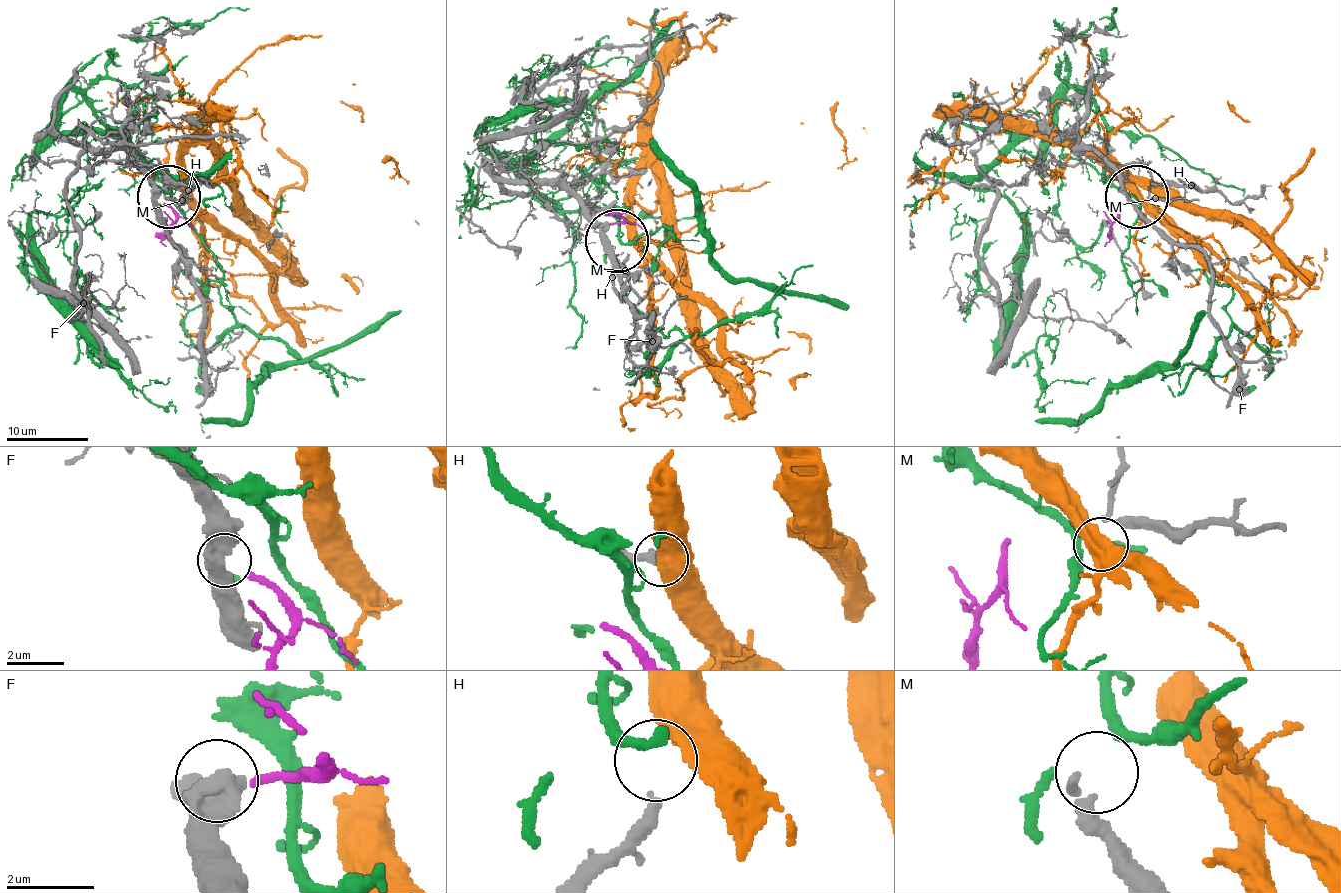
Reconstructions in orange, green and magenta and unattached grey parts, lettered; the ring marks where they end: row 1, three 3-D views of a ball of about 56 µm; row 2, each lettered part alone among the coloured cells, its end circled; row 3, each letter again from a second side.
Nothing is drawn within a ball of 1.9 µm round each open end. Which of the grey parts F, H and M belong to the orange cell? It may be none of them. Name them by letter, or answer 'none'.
H

